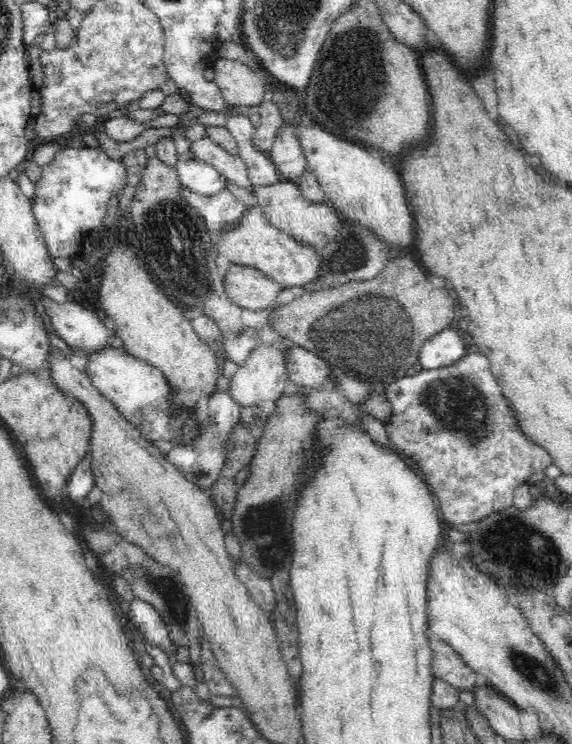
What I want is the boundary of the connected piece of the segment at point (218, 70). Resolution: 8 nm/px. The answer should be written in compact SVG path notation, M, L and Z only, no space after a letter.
M216 57L211 63L215 72L214 83L219 86L219 90L228 106L259 106L262 104L262 97L266 92L266 85L256 76L256 71L252 70L240 60L225 60Z

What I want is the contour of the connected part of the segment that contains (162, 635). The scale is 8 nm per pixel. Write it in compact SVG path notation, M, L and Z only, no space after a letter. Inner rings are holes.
M139 598L130 602L130 609L133 620L138 622L140 632L144 635L145 642L163 648L170 664L174 664L177 661L176 649L172 647L173 641L169 637L171 634L166 628L167 624L157 610L145 600Z

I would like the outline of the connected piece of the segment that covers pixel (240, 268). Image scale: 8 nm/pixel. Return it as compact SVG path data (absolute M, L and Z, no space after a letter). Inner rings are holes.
M232 263L224 280L225 293L232 304L248 310L270 308L275 304L278 293L284 288L265 273L242 264Z

